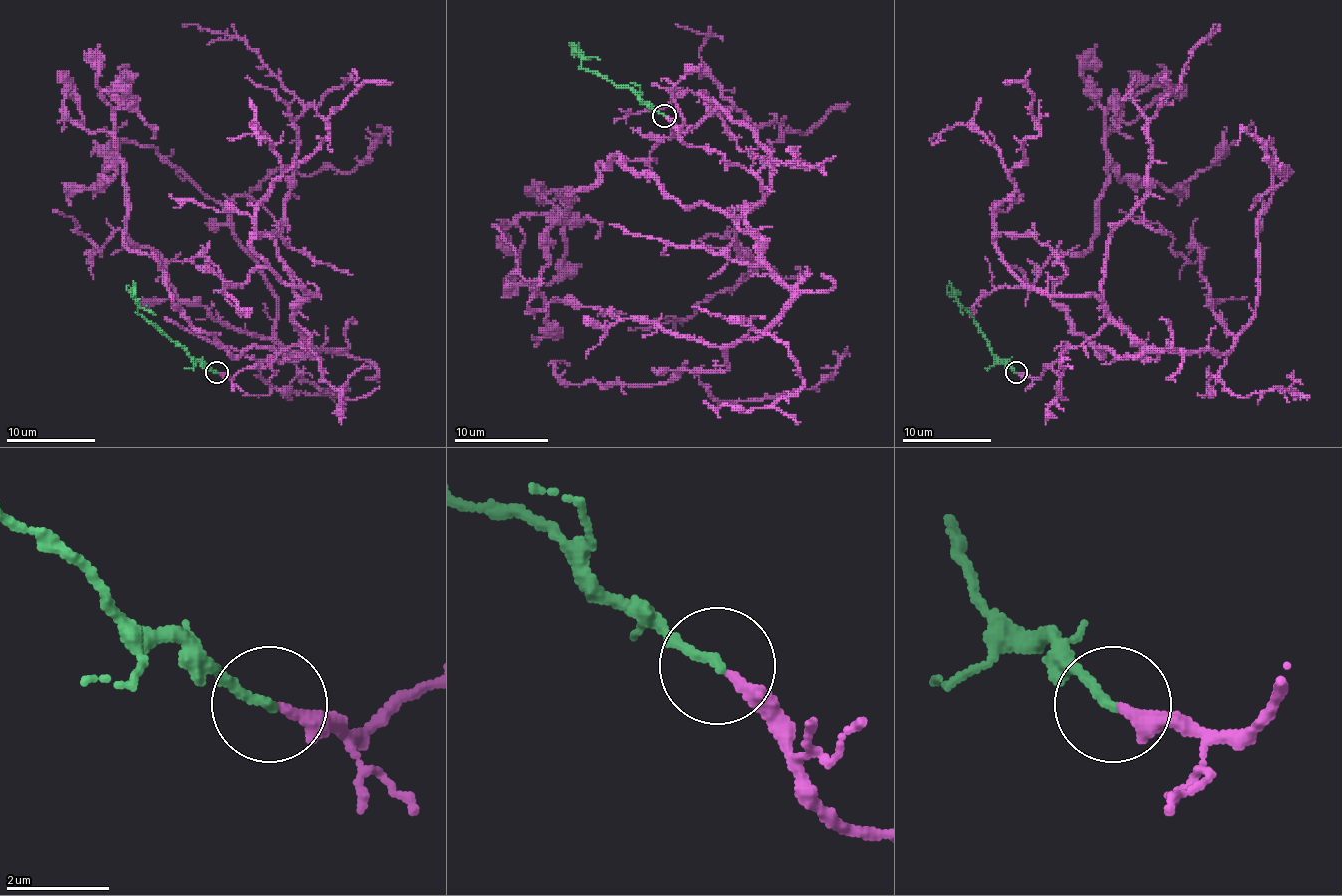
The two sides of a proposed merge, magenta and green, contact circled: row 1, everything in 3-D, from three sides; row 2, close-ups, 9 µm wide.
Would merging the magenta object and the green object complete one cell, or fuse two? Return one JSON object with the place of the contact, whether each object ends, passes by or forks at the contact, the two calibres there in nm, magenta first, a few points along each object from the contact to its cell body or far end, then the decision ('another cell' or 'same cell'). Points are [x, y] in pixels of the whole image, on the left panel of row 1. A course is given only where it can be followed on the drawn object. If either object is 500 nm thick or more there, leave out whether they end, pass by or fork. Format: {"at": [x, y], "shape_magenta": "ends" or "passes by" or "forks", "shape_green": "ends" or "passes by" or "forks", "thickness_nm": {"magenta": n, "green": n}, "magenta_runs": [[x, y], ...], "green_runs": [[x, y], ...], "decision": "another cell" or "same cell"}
{"at": [216, 372], "shape_magenta": "ends", "shape_green": "ends", "thickness_nm": {"magenta": 240, "green": 180}, "magenta_runs": [[218, 373], [310, 337], [234, 355], [198, 330], [124, 241], [120, 163], [97, 189], [104, 127]], "green_runs": [[216, 373], [171, 341], [138, 312], [133, 281]], "decision": "same cell"}

